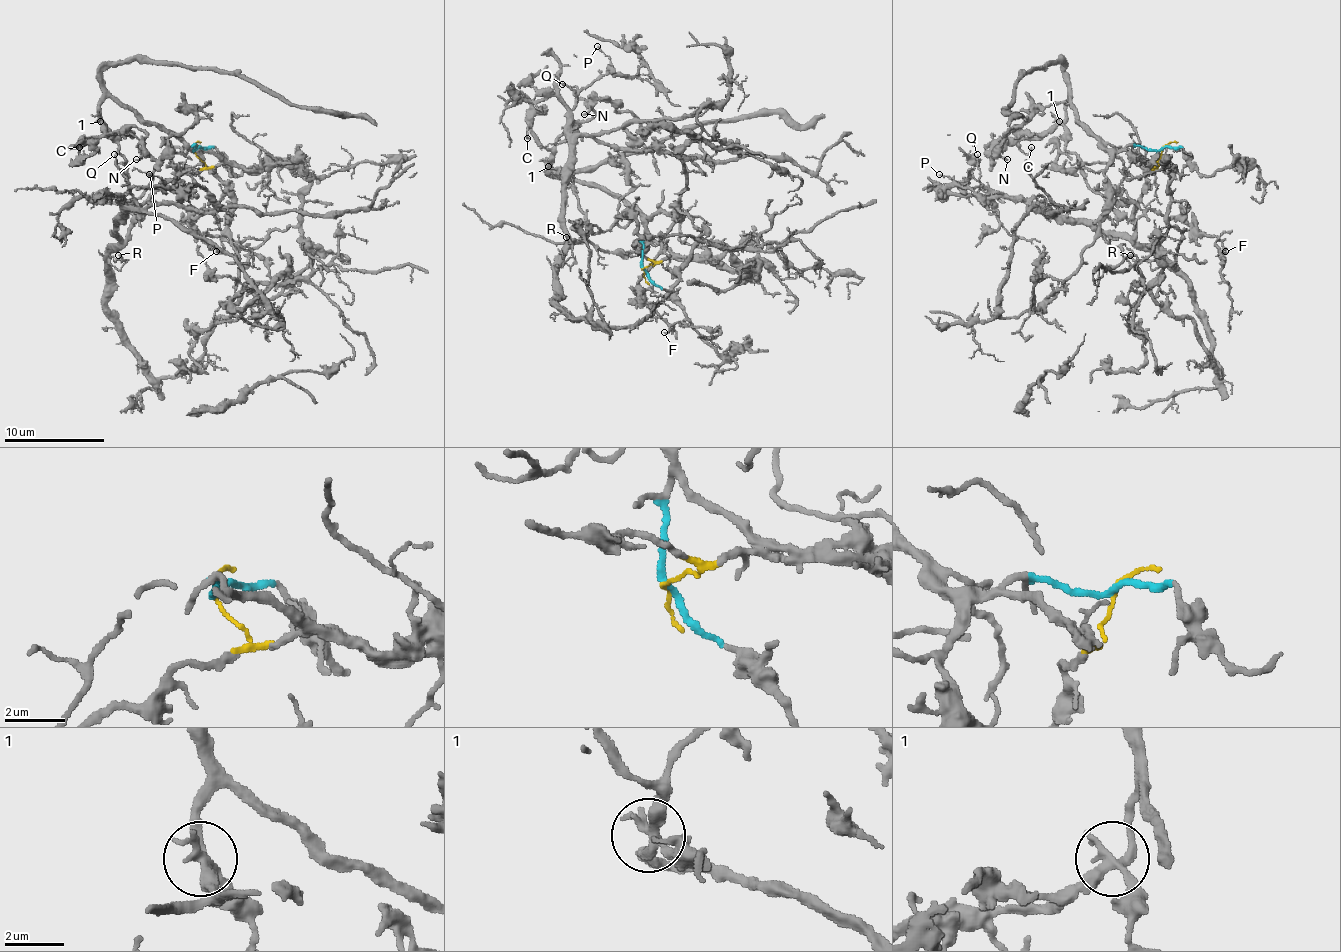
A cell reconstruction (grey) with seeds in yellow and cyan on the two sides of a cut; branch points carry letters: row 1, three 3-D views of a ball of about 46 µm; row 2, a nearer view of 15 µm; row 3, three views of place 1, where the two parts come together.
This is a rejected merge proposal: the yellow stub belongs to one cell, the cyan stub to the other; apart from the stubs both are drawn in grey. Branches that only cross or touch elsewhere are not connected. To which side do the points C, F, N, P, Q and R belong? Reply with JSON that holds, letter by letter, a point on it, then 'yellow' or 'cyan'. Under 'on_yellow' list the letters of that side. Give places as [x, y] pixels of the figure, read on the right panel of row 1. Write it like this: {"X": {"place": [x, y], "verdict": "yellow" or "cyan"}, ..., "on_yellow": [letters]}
{"C": {"place": [1031, 147], "verdict": "cyan"}, "F": {"place": [1225, 251], "verdict": "cyan"}, "N": {"place": [1007, 159], "verdict": "cyan"}, "P": {"place": [939, 174], "verdict": "yellow"}, "Q": {"place": [977, 154], "verdict": "yellow"}, "R": {"place": [1130, 255], "verdict": "yellow"}, "on_yellow": ["P", "Q", "R"]}

